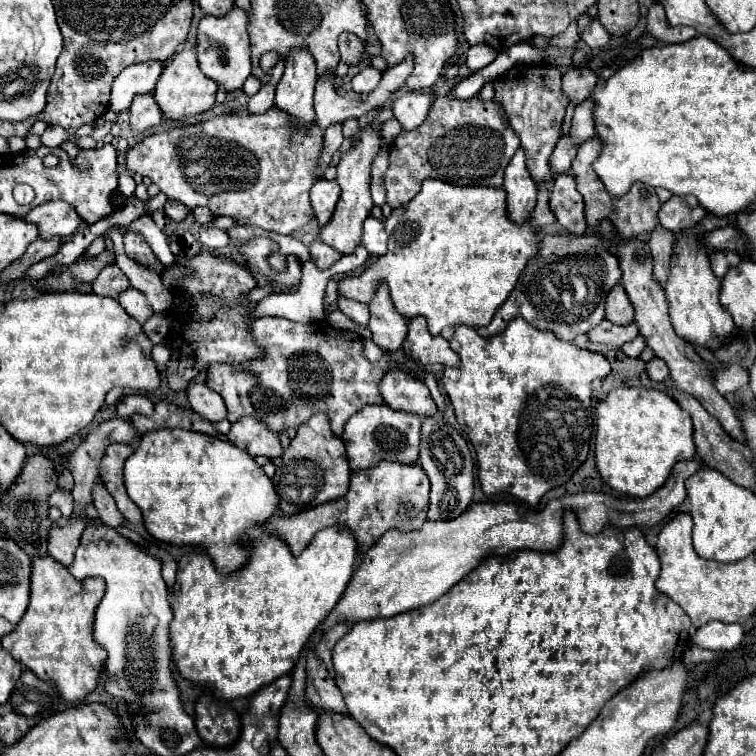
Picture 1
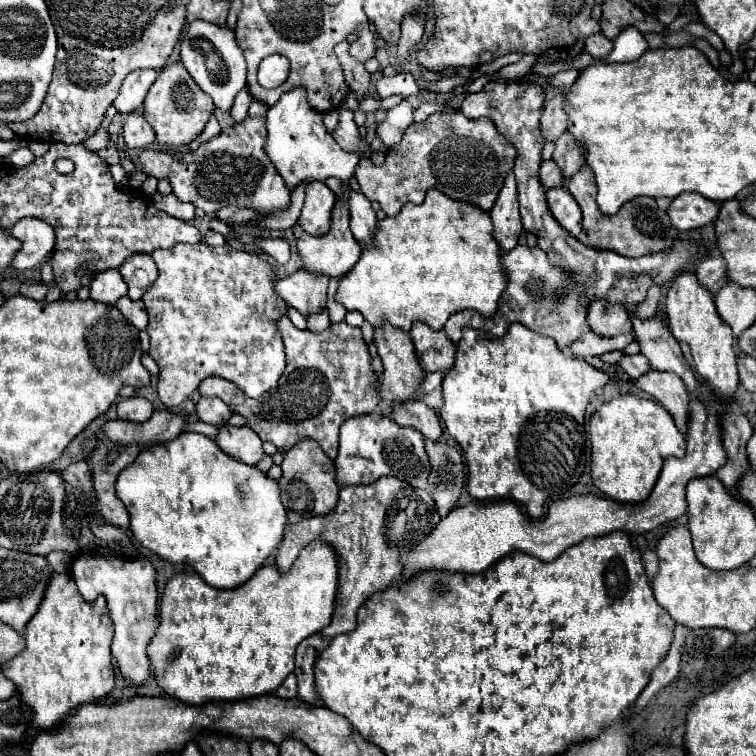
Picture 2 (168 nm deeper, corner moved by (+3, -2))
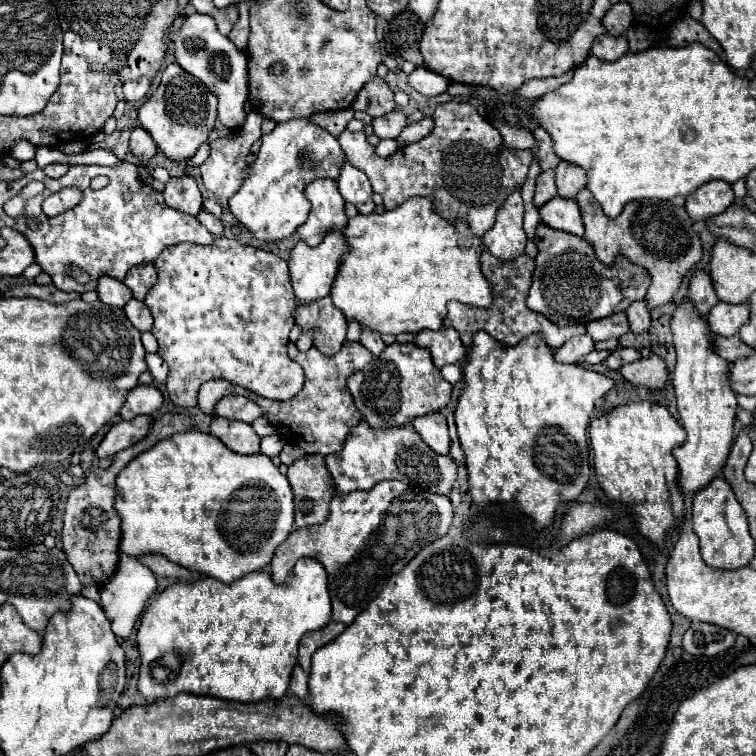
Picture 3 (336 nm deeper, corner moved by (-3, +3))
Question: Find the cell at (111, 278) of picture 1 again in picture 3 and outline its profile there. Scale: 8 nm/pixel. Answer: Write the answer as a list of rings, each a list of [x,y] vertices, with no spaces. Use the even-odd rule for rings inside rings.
[[[104,276],[98,280],[96,292],[100,302],[108,306],[118,306],[118,308],[124,308],[126,302],[132,298],[132,292],[128,292],[128,286],[124,286],[122,280],[116,280],[110,276]]]

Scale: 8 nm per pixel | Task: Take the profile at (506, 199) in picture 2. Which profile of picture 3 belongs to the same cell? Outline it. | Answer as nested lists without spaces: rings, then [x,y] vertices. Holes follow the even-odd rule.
[[[514,190],[500,206],[494,226],[482,236],[484,246],[496,258],[514,260],[524,252],[528,238],[522,228],[522,216],[524,216],[524,202],[520,190]]]

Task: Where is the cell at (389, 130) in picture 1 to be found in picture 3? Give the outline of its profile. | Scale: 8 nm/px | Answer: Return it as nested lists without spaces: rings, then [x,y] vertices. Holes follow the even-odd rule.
[[[374,76],[370,82],[366,82],[366,84],[362,86],[362,90],[358,92],[352,108],[354,108],[354,110],[364,110],[364,112],[368,112],[372,118],[384,116],[384,114],[396,110],[396,102],[394,102],[392,96],[394,96],[394,94],[392,94],[392,90],[388,88],[388,84],[386,84],[382,78]]]

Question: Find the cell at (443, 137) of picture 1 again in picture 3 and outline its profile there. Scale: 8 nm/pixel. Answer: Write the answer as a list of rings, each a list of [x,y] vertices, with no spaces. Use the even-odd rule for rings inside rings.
[[[444,102],[434,112],[434,128],[428,136],[402,146],[392,156],[382,158],[368,142],[366,132],[344,130],[338,136],[340,146],[352,166],[366,172],[372,190],[382,194],[384,206],[398,208],[412,196],[434,196],[434,208],[454,222],[462,218],[476,236],[482,236],[496,218],[496,210],[506,196],[526,180],[528,166],[534,160],[530,150],[502,146],[502,134],[466,102]]]

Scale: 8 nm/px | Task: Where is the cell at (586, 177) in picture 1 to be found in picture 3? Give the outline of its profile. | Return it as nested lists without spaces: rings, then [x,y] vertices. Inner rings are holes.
[[[588,188],[580,190],[576,202],[582,210],[582,220],[586,226],[584,238],[594,246],[596,256],[604,264],[612,264],[616,254],[624,254],[630,262],[644,266],[650,272],[652,278],[646,294],[650,308],[666,304],[678,290],[684,274],[702,258],[700,238],[692,228],[692,220],[684,208],[674,206],[670,200],[630,202],[618,218],[608,218]]]

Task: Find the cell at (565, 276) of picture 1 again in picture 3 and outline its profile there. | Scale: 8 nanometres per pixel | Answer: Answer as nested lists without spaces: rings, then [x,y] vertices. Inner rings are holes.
[[[484,250],[480,262],[484,266],[486,278],[492,282],[492,286],[496,286],[494,304],[490,308],[486,308],[486,310],[472,312],[470,306],[464,306],[462,302],[450,302],[448,304],[448,316],[444,318],[444,326],[450,326],[450,328],[458,330],[464,346],[470,346],[470,334],[474,334],[476,330],[488,332],[492,338],[496,338],[498,342],[502,342],[506,346],[516,346],[522,338],[526,338],[526,336],[530,336],[534,332],[542,332],[544,338],[546,338],[546,344],[550,348],[560,348],[572,336],[586,334],[584,324],[572,326],[572,328],[560,328],[560,326],[552,324],[548,318],[544,318],[544,314],[534,312],[534,310],[530,310],[526,306],[528,290],[530,290],[530,284],[532,284],[532,272],[534,272],[534,260],[528,254],[520,254],[516,260],[502,262],[496,256],[492,256],[488,250]]]

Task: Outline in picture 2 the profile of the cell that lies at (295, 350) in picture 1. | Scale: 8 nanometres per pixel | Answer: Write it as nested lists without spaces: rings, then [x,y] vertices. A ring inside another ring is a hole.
[[[288,317],[278,321],[278,329],[284,339],[286,371],[274,391],[254,401],[242,395],[234,383],[220,377],[208,377],[200,383],[198,393],[228,403],[238,415],[248,419],[248,425],[262,441],[274,443],[280,451],[288,451],[302,439],[314,439],[322,451],[334,459],[338,455],[340,425],[350,417],[372,413],[380,403],[374,391],[376,373],[370,367],[370,353],[362,339],[362,331],[350,327],[346,321],[330,323],[322,333],[312,333],[308,329],[300,331]]]

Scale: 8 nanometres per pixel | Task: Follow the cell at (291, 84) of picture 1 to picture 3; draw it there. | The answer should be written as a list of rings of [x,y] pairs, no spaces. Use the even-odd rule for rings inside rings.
[[[292,118],[276,124],[276,128],[262,136],[262,146],[250,174],[238,194],[228,200],[230,212],[248,228],[258,240],[278,242],[288,238],[300,224],[306,222],[310,202],[304,196],[306,184],[318,178],[336,180],[340,166],[346,162],[344,150],[328,130],[312,124],[308,118]]]

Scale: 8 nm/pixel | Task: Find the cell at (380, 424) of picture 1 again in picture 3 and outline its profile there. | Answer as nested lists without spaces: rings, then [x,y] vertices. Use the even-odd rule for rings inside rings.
[[[360,420],[344,442],[342,452],[326,456],[326,466],[336,482],[336,492],[370,490],[380,480],[420,482],[420,488],[448,496],[456,484],[456,464],[450,456],[440,456],[412,430],[412,426],[392,426],[388,430],[372,430]]]

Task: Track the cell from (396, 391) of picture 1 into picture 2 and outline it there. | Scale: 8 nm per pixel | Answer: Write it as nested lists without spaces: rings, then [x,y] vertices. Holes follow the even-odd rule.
[[[418,399],[410,403],[398,403],[398,407],[394,407],[392,411],[392,419],[398,425],[408,425],[418,429],[430,441],[438,441],[442,435],[438,413]]]

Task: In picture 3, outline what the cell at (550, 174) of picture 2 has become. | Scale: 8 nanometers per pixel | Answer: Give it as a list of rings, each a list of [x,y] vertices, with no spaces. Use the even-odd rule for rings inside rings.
[[[554,170],[540,172],[540,176],[536,180],[536,192],[534,192],[534,204],[536,204],[536,208],[540,208],[542,204],[546,204],[554,196],[556,196],[556,172]]]

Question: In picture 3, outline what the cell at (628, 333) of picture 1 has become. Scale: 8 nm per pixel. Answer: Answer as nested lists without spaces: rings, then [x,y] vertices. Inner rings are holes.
[[[584,334],[584,336],[576,336],[576,338],[570,338],[562,348],[558,348],[554,352],[554,358],[558,362],[566,362],[566,364],[582,364],[584,362],[584,356],[590,354],[594,350],[594,340],[590,338],[590,334]]]

